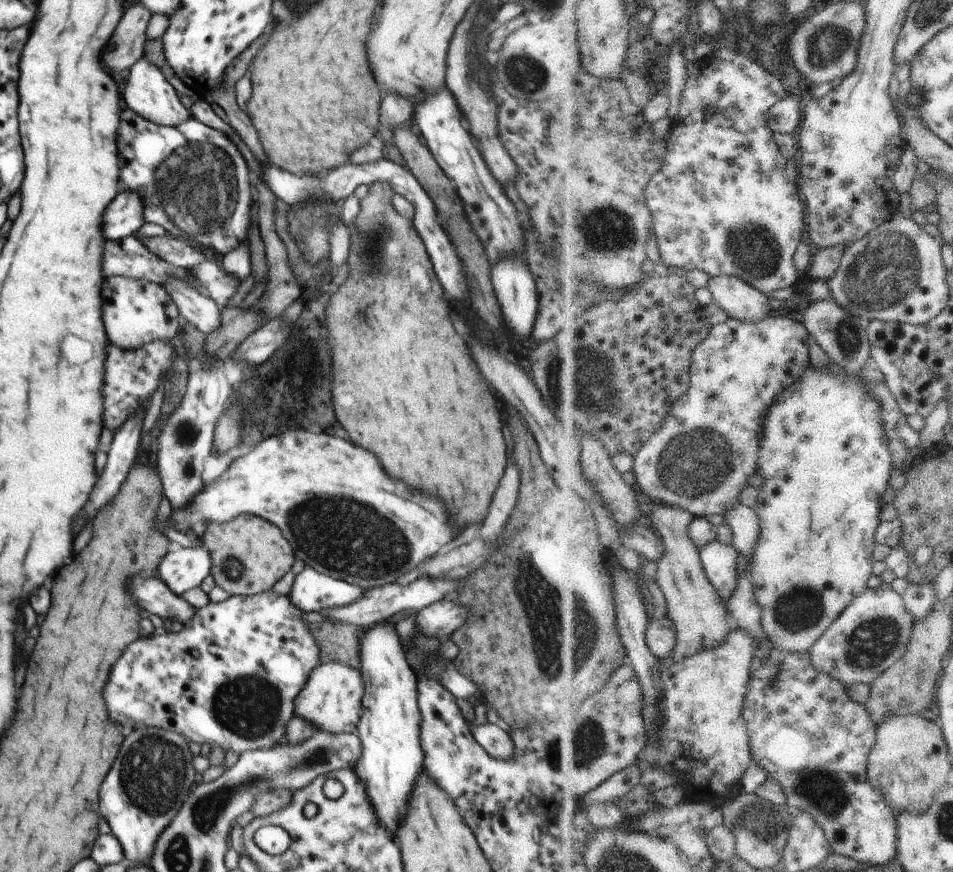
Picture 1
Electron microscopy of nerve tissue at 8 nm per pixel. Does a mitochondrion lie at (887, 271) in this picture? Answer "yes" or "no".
yes

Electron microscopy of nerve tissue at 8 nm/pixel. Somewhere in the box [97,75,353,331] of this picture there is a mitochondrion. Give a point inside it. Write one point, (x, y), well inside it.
(198, 192)

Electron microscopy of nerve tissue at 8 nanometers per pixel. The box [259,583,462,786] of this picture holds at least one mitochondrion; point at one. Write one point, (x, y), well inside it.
(320, 754)

